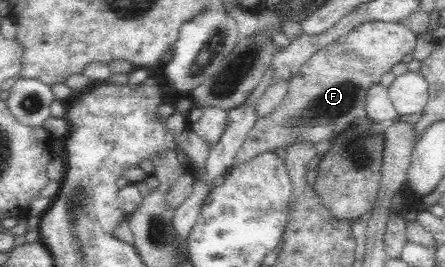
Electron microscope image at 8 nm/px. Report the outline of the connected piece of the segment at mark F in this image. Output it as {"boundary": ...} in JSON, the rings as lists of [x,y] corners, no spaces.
{"boundary":[[[365,22],[312,54],[311,58],[299,68],[297,75],[289,81],[288,91],[278,107],[268,115],[258,117],[243,146],[234,156],[233,167],[259,154],[275,153],[278,148],[289,149],[300,141],[311,145],[327,142],[347,131],[349,126],[361,124],[367,116],[366,96],[369,88],[377,85],[381,77],[390,72],[393,66],[401,63],[403,56],[413,53],[416,41],[417,35],[398,22]]]}

